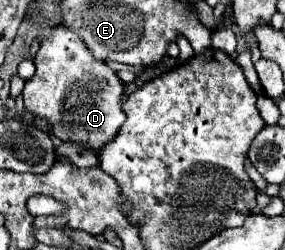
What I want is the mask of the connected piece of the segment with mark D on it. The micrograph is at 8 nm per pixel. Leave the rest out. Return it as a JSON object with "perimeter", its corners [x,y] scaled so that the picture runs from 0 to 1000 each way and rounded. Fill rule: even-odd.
{"perimeter":[[[214,96],[144,160],[116,256],[123,296],[81,352],[88,448],[102,448],[116,480],[158,480],[172,496],[172,536],[214,568],[284,576],[347,616],[361,584],[411,544],[446,472],[425,432],[432,328],[411,288],[382,256],[333,240],[305,176]]]}

